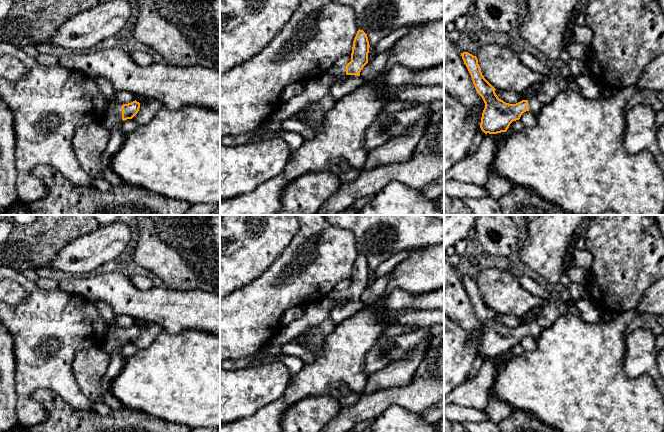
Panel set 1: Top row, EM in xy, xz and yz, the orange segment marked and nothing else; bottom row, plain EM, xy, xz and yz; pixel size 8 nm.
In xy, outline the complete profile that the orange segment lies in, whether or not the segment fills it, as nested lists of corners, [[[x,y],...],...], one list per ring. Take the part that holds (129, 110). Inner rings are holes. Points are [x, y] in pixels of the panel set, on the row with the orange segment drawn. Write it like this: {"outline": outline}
{"outline": [[[136,100],[128,104],[123,104],[121,107],[109,106],[100,125],[110,132],[111,129],[122,120],[132,119],[138,113],[139,108],[140,103]]]}

